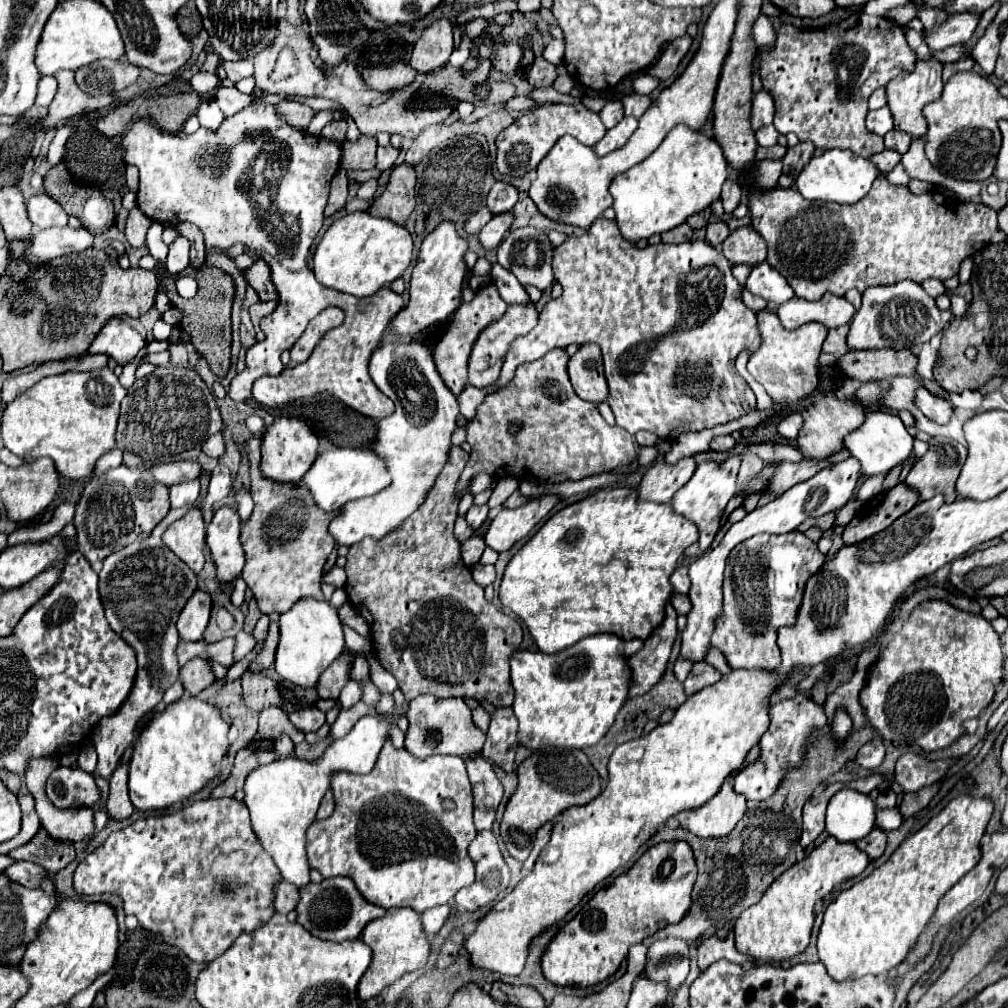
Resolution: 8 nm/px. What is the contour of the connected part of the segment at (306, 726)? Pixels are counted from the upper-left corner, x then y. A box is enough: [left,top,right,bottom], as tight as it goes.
[290,706,326,732]

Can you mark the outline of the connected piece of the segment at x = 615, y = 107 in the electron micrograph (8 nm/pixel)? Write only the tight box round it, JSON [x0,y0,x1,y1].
[600,102,624,128]

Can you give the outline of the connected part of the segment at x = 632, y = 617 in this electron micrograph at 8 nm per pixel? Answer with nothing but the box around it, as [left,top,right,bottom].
[500,486,698,654]

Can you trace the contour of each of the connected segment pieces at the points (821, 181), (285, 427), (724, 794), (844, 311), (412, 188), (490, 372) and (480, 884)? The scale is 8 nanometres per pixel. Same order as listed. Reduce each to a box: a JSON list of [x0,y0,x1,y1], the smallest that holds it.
[[796,148,878,204],[262,416,320,482],[674,782,746,838],[776,292,854,330],[368,164,416,226],[468,304,538,388],[454,830,510,910]]

